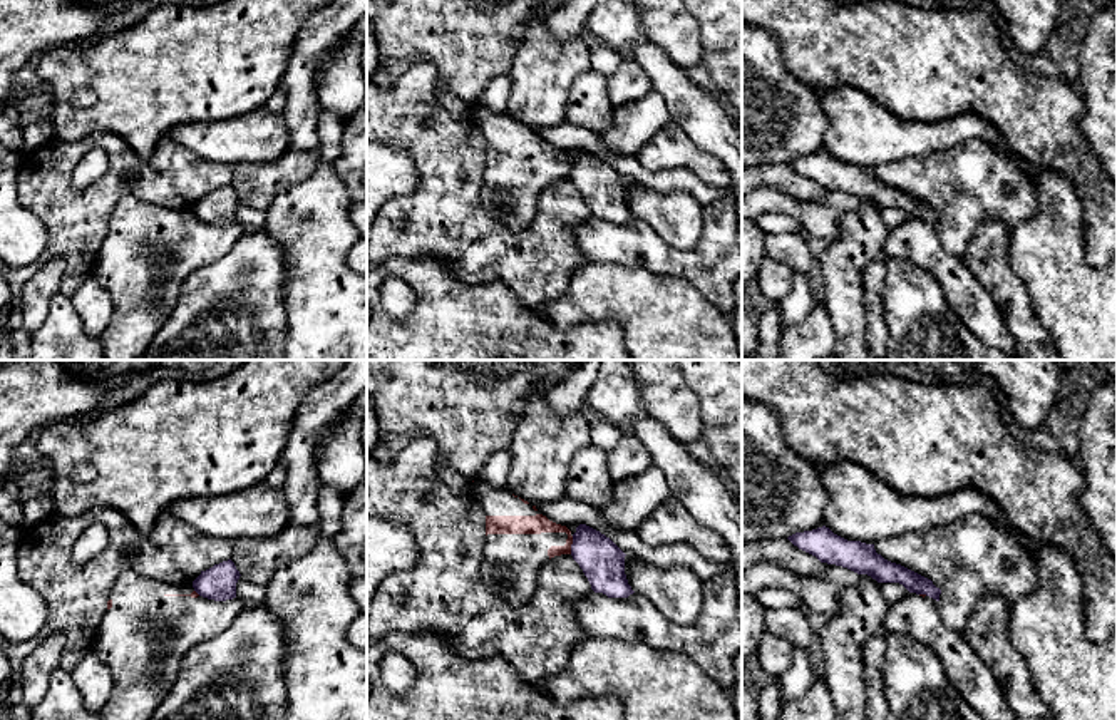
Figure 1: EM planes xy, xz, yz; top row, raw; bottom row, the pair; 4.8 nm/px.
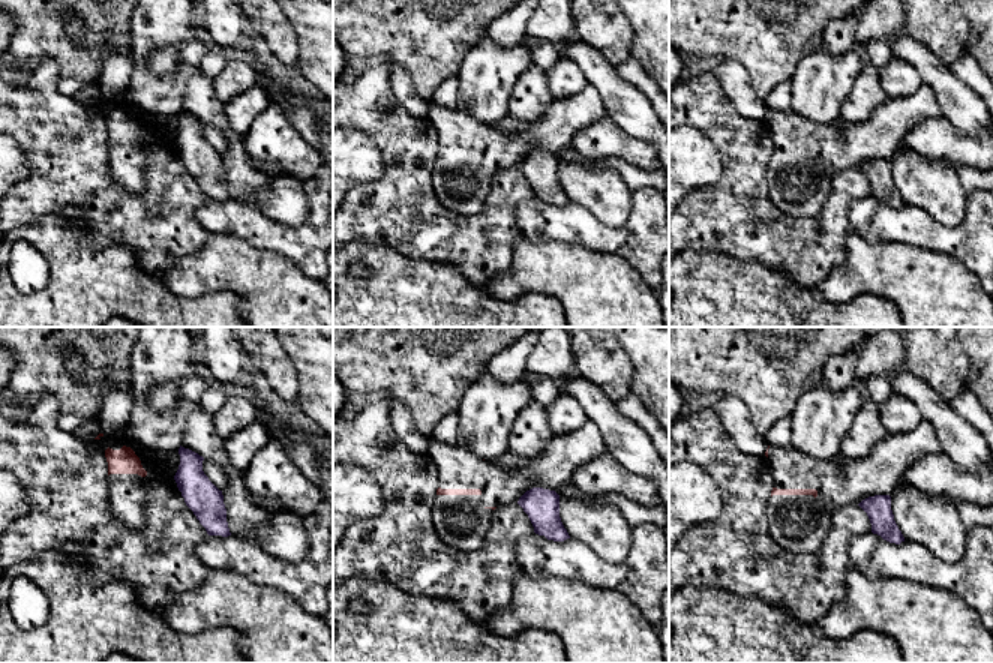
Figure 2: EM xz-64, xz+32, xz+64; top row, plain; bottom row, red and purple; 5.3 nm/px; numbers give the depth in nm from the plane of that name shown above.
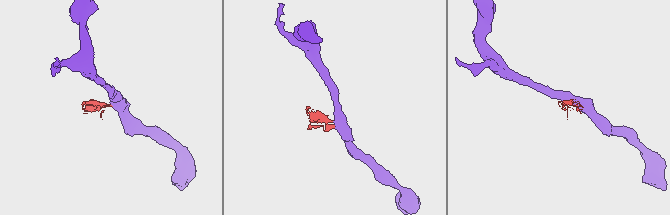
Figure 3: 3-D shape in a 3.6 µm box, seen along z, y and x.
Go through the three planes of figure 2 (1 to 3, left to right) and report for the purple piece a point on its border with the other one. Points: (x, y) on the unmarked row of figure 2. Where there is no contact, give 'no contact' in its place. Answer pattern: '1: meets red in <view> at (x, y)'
1: no contact
2: no contact
3: no contact

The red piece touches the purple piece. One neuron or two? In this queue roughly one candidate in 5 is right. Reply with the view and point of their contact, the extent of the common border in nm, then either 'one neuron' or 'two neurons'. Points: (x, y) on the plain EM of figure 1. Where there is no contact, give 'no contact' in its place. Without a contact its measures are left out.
contact xz (571, 168); length 90 nm; two neurons

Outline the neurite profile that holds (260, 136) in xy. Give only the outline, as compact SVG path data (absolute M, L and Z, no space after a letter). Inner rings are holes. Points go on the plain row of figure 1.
M265 107L231 119L174 126L167 136L201 159L236 166L273 162L290 149L283 112Z

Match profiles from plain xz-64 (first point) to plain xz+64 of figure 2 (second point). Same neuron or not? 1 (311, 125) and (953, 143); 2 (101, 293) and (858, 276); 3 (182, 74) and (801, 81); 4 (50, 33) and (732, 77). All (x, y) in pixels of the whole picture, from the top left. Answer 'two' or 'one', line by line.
1: two
2: two
3: one
4: two

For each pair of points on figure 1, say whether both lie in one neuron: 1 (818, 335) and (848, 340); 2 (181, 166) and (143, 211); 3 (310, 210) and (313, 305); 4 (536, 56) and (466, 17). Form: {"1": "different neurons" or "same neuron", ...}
{"1": "different neurons", "2": "different neurons", "3": "same neuron", "4": "different neurons"}

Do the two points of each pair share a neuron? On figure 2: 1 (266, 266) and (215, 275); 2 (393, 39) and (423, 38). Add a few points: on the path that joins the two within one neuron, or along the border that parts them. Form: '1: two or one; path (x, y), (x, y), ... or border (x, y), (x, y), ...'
1: one; path (254, 269), (227, 269)
2: one; path (401, 38), (416, 38)

